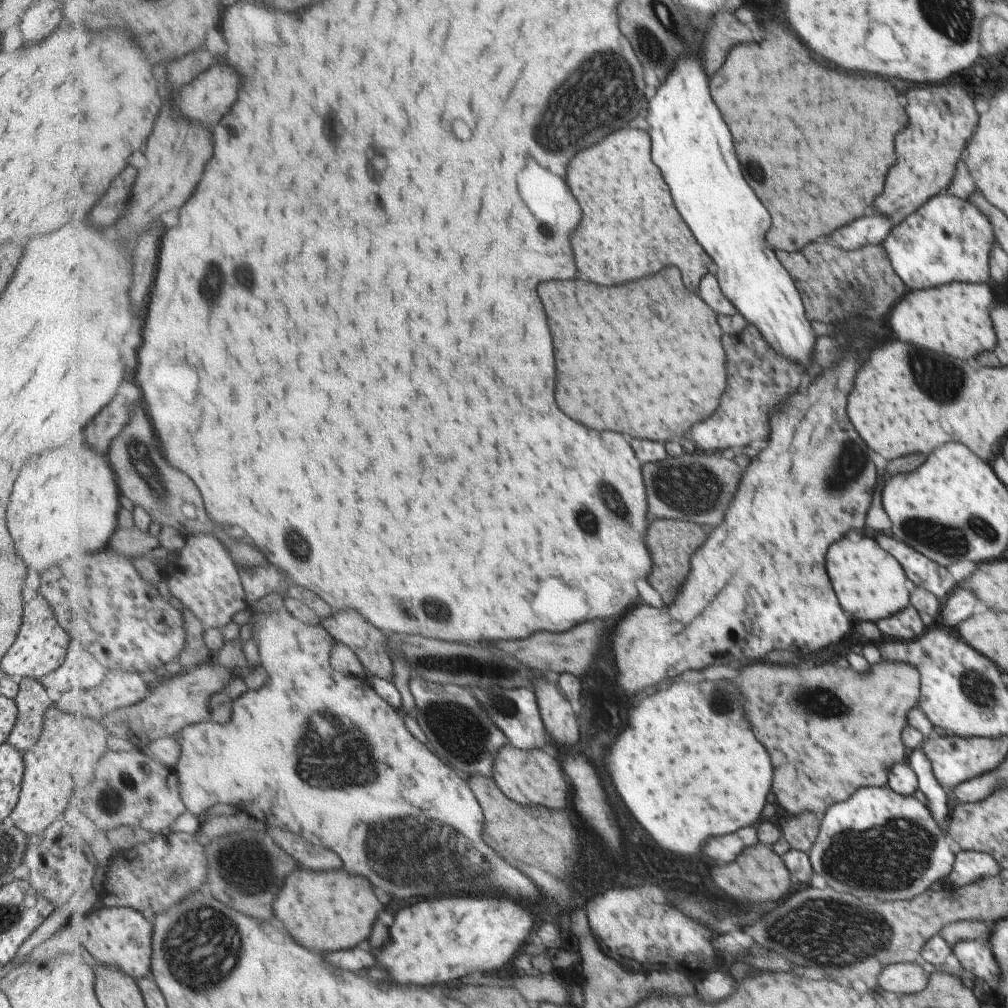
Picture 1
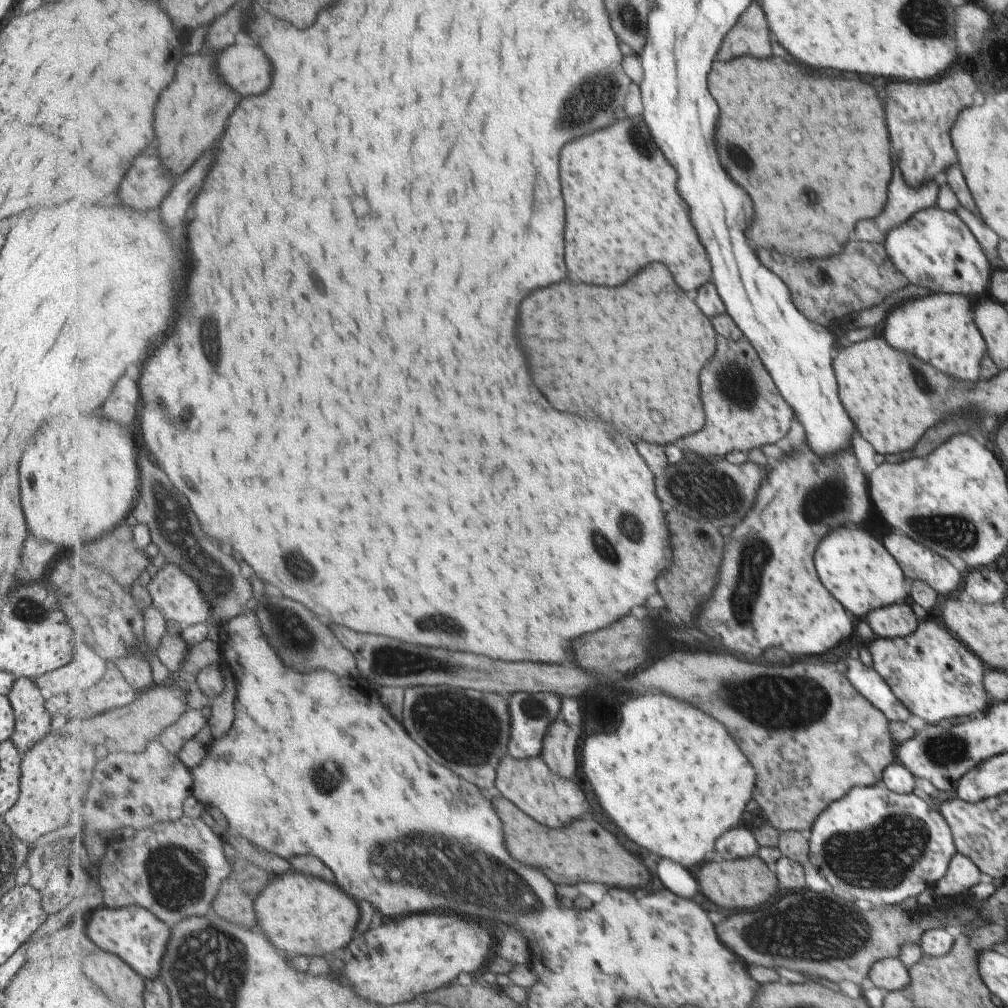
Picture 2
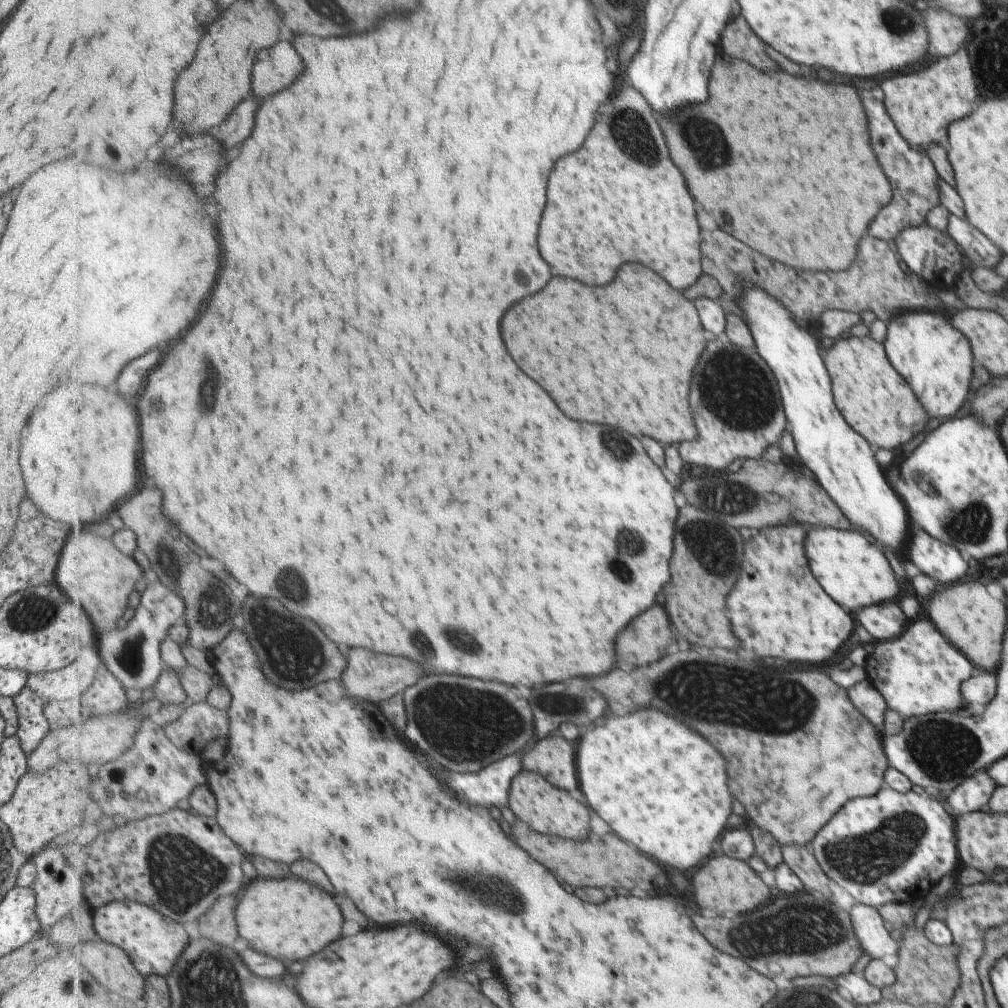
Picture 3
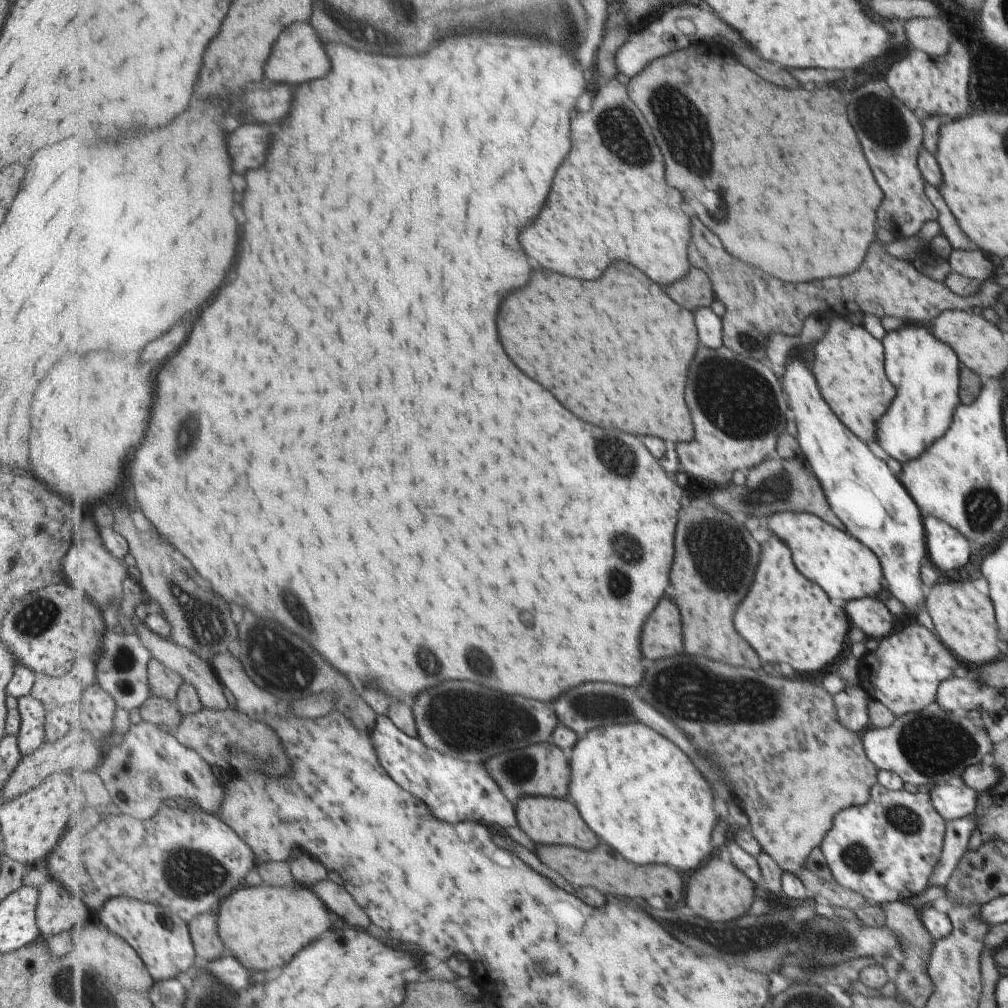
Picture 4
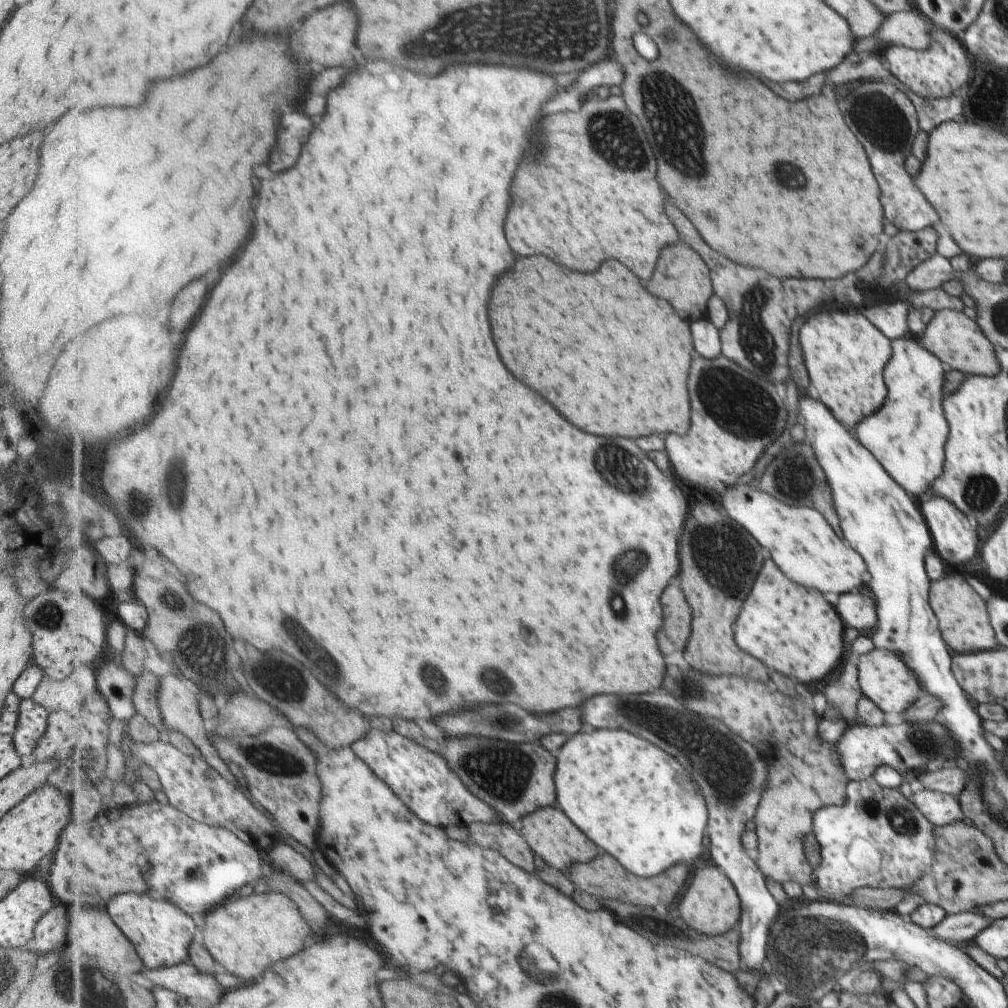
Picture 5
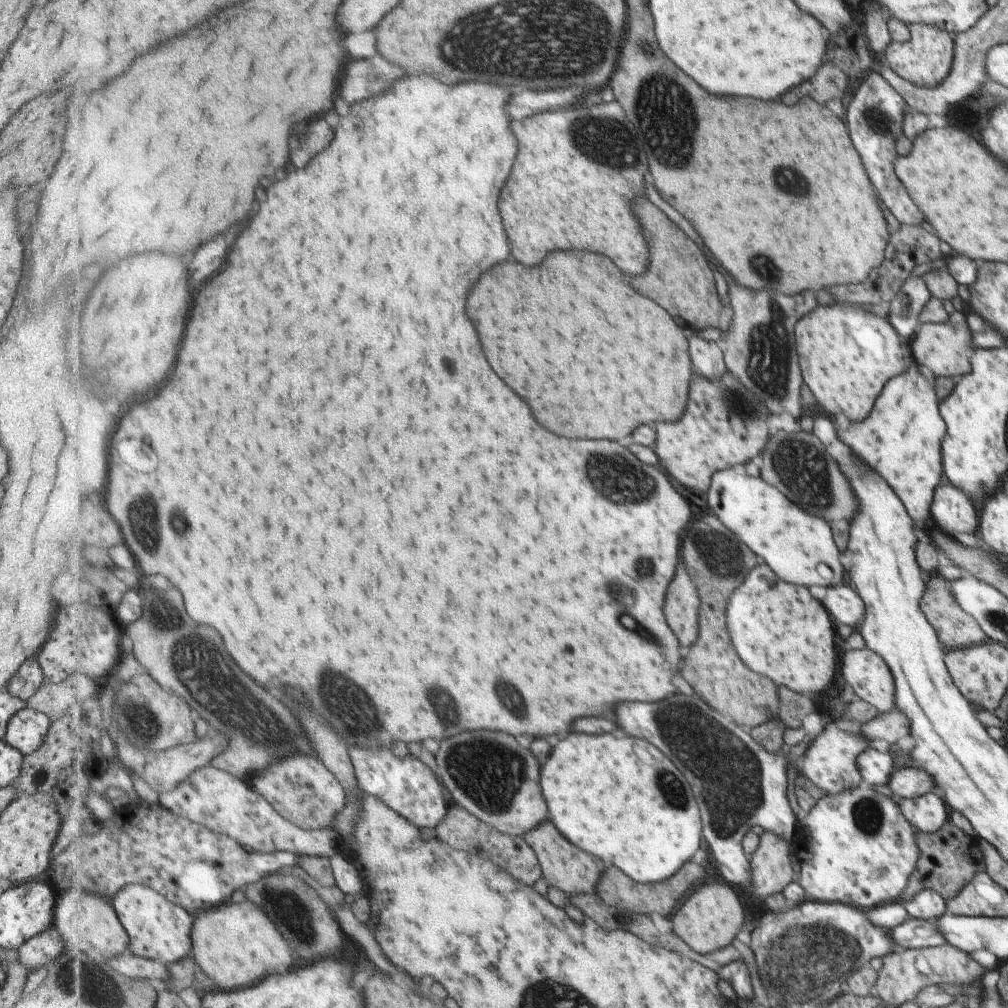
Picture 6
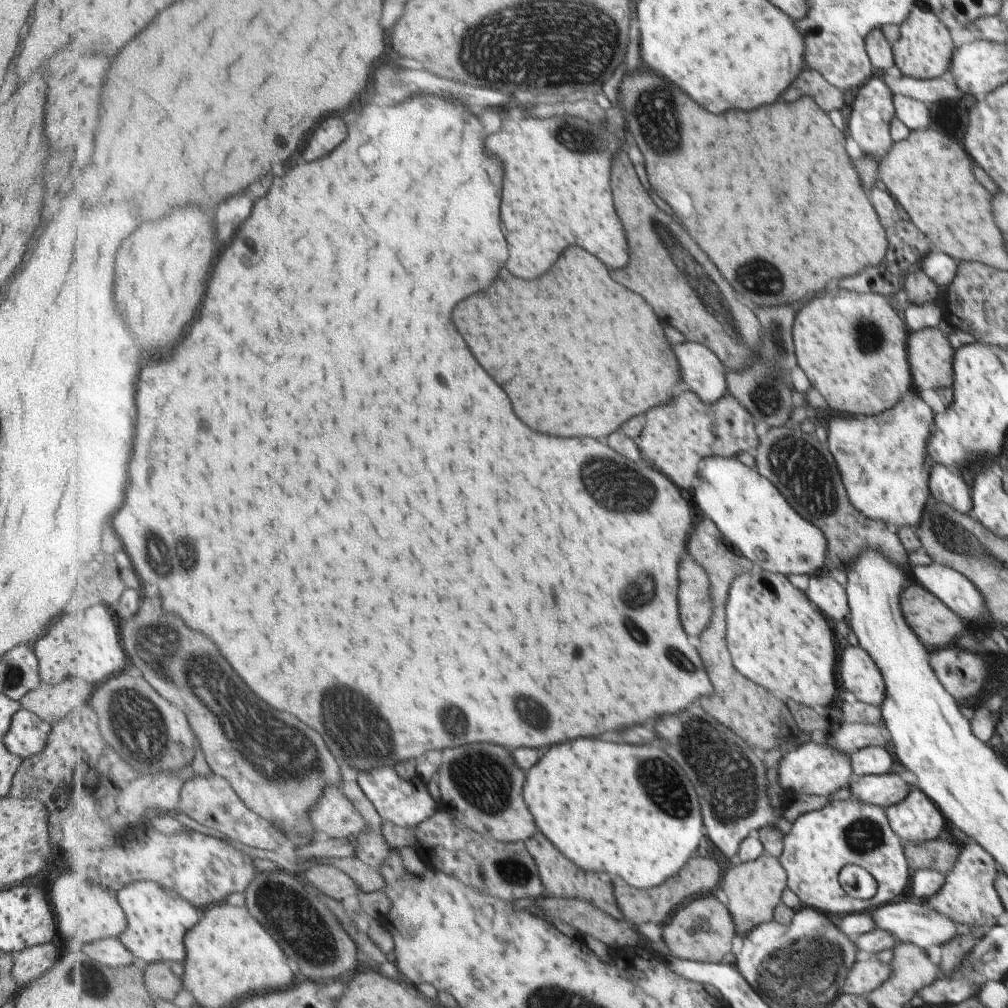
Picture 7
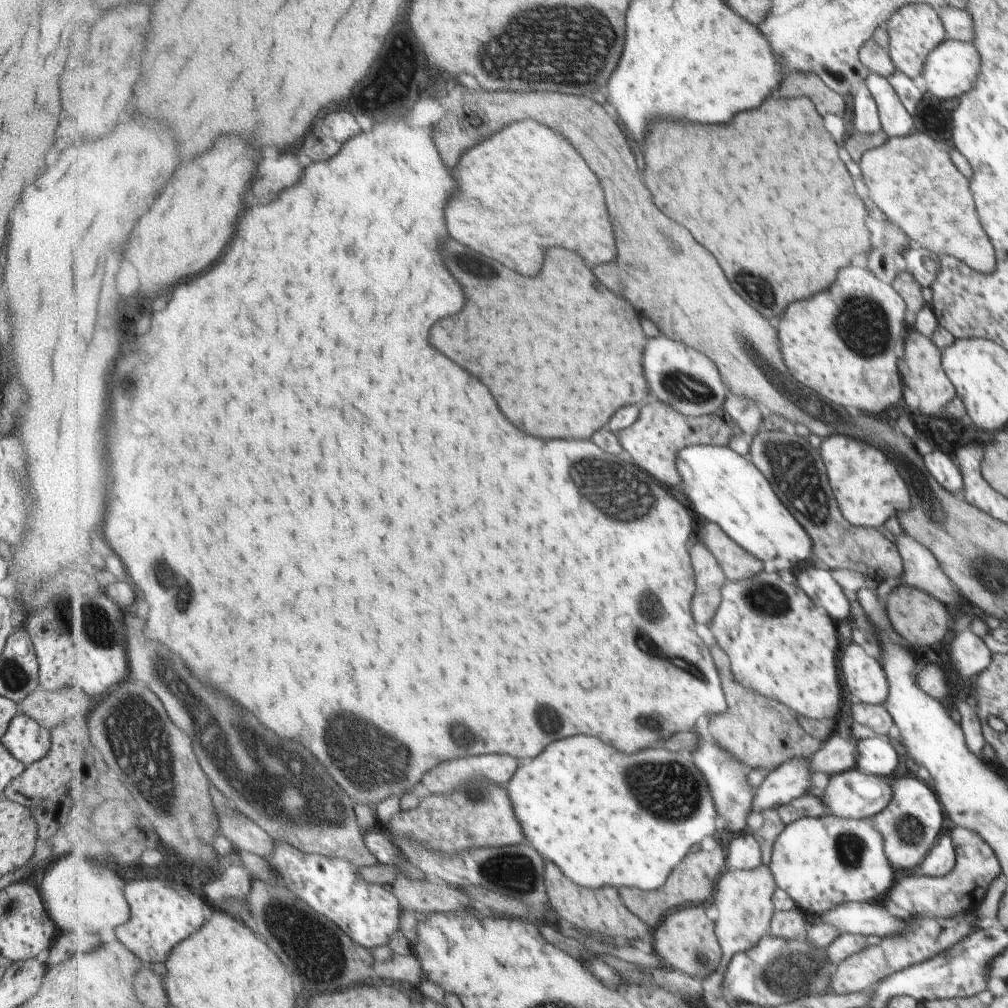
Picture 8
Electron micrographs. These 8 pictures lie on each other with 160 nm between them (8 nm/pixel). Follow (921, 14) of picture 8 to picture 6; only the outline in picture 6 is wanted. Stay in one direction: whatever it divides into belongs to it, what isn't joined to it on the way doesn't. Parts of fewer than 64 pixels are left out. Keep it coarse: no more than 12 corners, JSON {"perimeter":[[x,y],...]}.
{"perimeter":[[908,25],[889,42],[887,66],[918,87],[943,84],[954,44],[947,32]]}

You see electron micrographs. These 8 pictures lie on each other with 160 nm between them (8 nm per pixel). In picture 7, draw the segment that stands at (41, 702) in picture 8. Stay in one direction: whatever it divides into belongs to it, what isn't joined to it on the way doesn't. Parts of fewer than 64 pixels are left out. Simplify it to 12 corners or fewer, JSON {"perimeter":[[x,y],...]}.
{"perimeter":[[41,682],[18,701],[47,724],[93,696],[93,684]]}

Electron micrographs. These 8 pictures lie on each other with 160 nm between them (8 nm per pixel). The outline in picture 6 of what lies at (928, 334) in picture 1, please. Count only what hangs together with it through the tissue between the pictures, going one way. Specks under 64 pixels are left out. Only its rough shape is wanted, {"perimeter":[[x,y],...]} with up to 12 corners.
{"perimeter":[[915,361],[838,439],[927,518],[946,424]]}

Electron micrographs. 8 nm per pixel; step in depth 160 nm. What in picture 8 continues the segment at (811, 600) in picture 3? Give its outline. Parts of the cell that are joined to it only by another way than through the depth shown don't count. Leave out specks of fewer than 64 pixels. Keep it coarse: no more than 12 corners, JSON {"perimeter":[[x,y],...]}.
{"perimeter":[[775,571],[727,581],[713,634],[749,690],[837,710],[833,622]]}

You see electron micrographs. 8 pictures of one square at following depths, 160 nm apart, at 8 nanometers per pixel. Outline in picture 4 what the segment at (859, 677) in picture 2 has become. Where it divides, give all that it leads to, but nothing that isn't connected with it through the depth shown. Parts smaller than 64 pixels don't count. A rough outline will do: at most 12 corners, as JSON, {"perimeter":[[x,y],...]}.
{"perimeter":[[860,684],[833,695],[840,723],[869,728],[868,694]]}

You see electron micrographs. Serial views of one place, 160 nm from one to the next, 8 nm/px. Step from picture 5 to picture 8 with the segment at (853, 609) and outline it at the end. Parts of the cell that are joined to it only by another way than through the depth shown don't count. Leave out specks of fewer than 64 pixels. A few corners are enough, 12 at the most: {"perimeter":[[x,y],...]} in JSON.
{"perimeter":[[807,564],[793,577],[831,618],[847,618],[849,601],[828,570]]}

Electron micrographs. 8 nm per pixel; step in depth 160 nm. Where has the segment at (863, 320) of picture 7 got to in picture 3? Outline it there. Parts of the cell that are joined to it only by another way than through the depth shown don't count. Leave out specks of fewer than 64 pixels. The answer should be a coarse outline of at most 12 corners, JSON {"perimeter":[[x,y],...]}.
{"perimeter":[[839,338],[826,350],[841,414],[892,450],[928,412],[883,343]]}

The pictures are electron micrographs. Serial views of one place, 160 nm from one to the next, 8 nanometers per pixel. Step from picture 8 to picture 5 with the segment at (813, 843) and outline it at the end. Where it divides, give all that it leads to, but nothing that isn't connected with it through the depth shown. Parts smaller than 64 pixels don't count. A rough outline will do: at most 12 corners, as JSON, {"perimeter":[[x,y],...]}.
{"perimeter":[[849,780],[814,814],[821,899],[911,887],[933,824],[898,788]]}

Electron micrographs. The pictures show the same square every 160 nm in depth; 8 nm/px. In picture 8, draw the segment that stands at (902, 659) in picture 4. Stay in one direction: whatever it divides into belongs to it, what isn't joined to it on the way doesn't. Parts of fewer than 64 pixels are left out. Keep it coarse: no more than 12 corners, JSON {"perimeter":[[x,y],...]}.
{"perimeter":[[857,644],[841,652],[848,696],[877,705],[887,684],[873,656]]}

